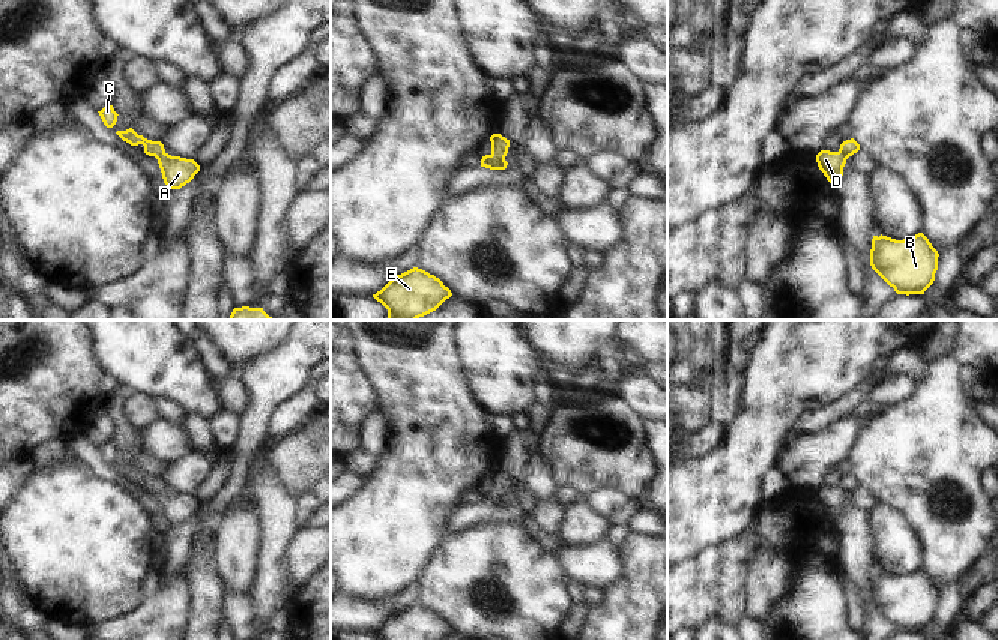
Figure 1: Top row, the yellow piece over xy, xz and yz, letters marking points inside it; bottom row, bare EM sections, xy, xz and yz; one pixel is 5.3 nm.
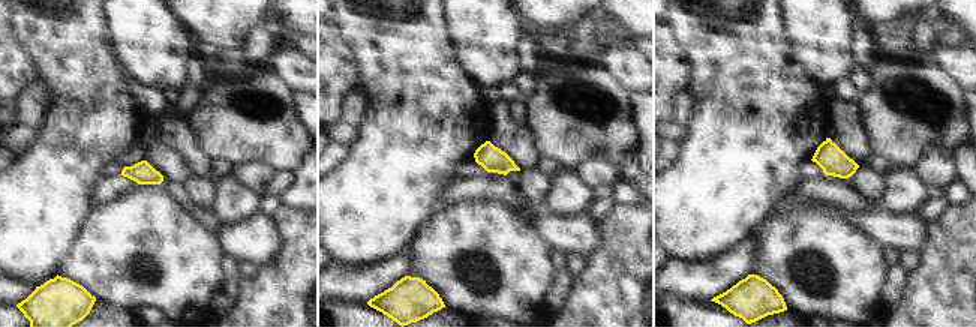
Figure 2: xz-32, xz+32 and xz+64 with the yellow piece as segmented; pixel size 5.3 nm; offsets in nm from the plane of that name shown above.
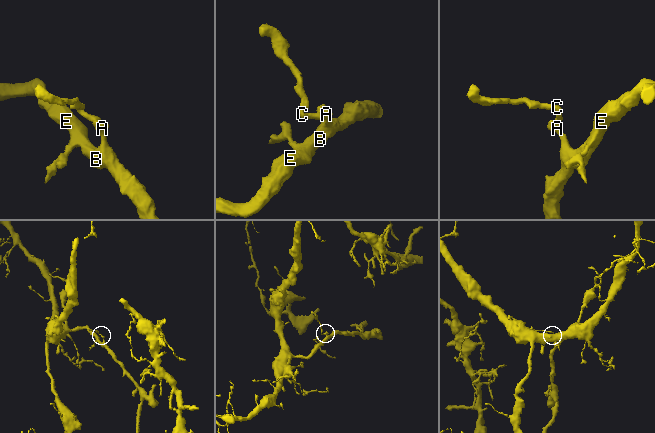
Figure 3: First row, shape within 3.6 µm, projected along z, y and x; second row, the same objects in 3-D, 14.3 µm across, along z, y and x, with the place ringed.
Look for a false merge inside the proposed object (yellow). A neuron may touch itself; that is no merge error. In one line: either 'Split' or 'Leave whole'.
Leave whole.

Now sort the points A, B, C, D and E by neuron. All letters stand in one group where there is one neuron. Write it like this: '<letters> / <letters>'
A B C D E

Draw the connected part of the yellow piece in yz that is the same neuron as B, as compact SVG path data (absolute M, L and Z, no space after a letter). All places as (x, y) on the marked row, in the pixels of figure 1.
M923 233L903 240L872 239L870 266L897 294L924 294L935 281L938 257Z

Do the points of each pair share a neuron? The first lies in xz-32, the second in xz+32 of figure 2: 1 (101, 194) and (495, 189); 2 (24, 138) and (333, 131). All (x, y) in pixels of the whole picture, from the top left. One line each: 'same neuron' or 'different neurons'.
1: same neuron
2: same neuron

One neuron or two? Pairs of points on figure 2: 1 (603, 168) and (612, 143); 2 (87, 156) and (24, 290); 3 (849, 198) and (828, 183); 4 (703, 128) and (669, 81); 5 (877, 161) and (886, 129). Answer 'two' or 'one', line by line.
1: two
2: two
3: one
4: two
5: two

